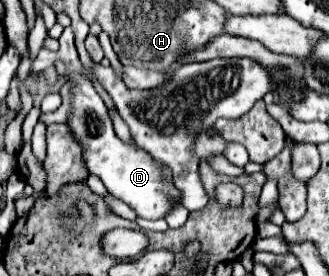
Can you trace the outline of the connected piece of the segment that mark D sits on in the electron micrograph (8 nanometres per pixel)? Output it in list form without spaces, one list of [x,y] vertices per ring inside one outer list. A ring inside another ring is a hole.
[[[66,27],[60,37],[60,49],[56,51],[58,61],[66,65],[66,77],[74,83],[70,89],[70,103],[72,111],[68,117],[68,127],[74,135],[74,139],[84,141],[84,161],[92,175],[100,177],[106,189],[120,201],[128,203],[132,209],[136,209],[138,217],[144,219],[160,219],[164,217],[174,203],[180,203],[180,191],[172,183],[166,181],[166,177],[160,171],[160,165],[142,149],[126,145],[120,141],[112,129],[112,119],[108,115],[108,107],[104,105],[102,97],[96,93],[90,79],[82,73],[82,63],[78,59],[76,47],[74,47],[74,35],[72,29]]]

